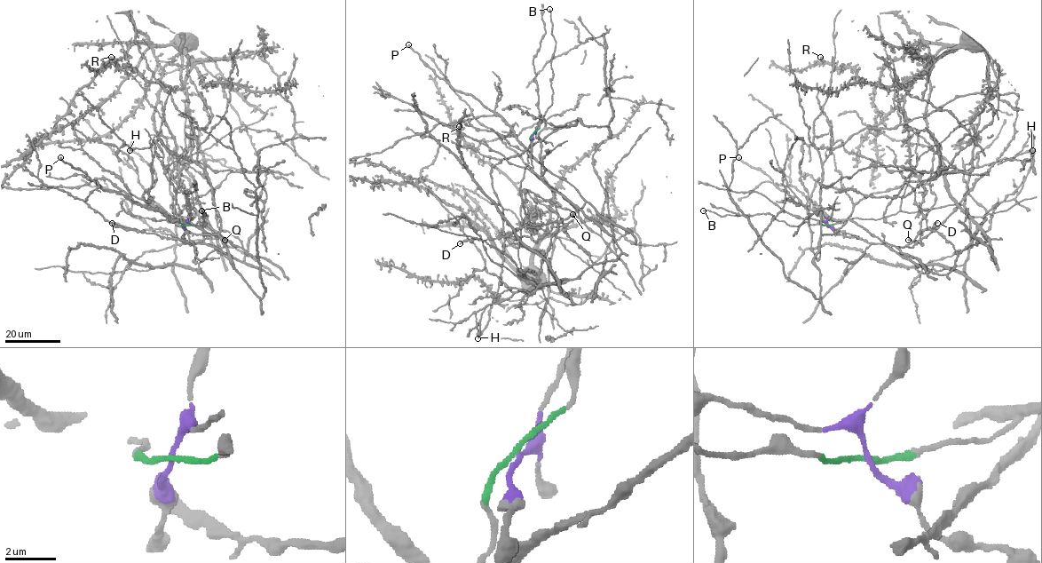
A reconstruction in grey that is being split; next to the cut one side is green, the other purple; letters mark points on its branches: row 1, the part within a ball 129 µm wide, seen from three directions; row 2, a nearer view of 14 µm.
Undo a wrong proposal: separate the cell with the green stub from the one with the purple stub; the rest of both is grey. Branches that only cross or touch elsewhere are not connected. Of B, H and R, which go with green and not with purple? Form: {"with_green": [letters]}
{"with_green": ["B", "R"]}

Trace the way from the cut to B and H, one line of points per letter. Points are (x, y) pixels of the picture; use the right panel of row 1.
B: (827, 225), (804, 222), (789, 225), (768, 213), (720, 216), (703, 210)
H: (828, 225), (836, 233), (852, 208), (870, 194), (910, 181), (932, 180), (942, 174), (990, 165), (1031, 150)

